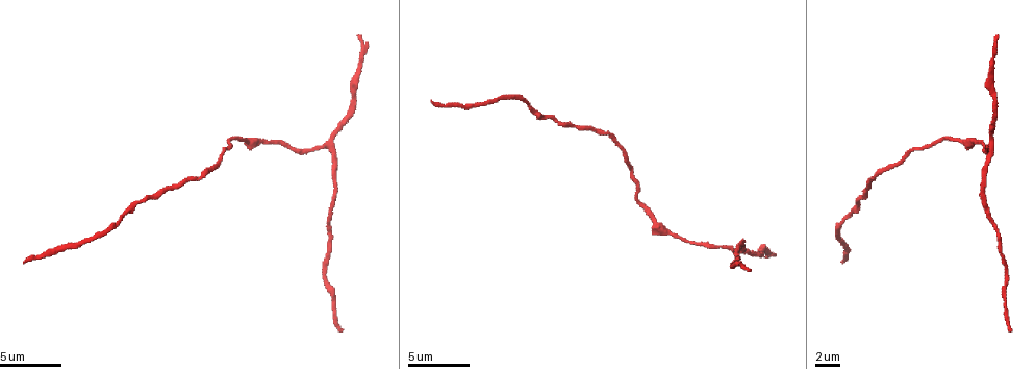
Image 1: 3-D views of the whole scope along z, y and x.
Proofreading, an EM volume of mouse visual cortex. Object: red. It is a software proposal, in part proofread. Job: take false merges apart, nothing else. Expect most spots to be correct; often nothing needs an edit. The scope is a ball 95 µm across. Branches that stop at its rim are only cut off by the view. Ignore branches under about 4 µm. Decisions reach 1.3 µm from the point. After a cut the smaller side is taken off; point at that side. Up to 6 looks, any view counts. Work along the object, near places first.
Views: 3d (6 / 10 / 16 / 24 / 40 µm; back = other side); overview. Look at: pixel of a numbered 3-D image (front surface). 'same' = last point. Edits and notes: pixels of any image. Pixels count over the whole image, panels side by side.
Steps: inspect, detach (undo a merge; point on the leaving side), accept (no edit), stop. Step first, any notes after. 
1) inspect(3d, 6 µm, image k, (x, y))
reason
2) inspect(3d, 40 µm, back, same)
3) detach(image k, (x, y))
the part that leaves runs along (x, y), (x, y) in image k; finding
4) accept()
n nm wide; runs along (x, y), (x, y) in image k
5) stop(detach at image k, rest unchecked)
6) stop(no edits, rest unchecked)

inspect(3d, 10 µm, image 1, (333, 301))
a narrow waist

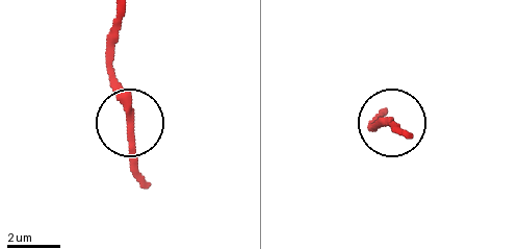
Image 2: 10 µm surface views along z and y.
inspect(3d, 10 µm, back, image 2, (131, 124))

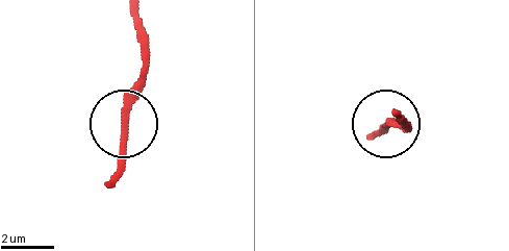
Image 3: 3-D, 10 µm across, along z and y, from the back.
accept()
220 nm wide; one neuron here

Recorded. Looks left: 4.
inspect(3d, 10 µm, image 1, (671, 234))
sudden change in width

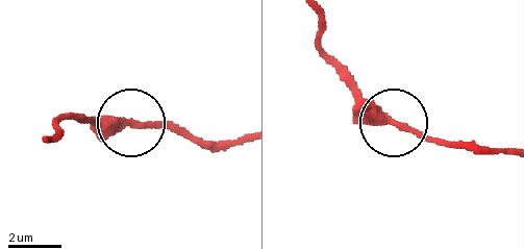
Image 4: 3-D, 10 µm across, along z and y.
inspect(3d, 10 µm, back, image 4, (131, 123))

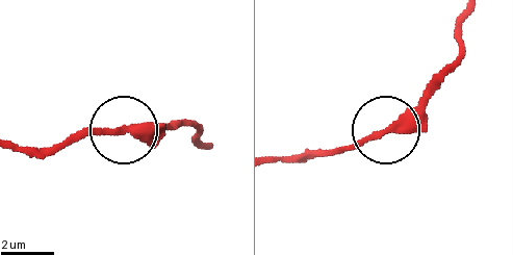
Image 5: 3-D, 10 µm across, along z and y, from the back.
accept()
runs along (187, 126), (65, 137) in image 5; continuous, no second neuron

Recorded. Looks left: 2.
inspect(3d, 10 µm, image 1, (333, 146))
arms part here

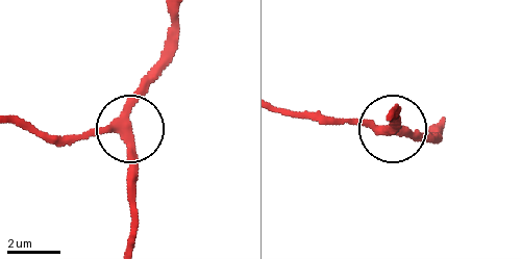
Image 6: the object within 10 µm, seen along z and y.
inspect(3d, 6 µm, image 6, (126, 135))
zoom in

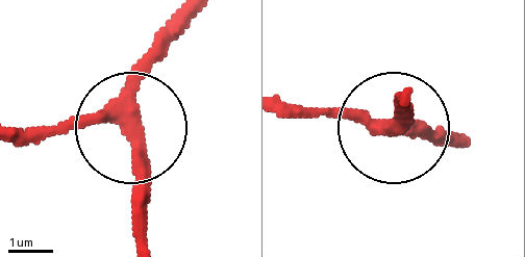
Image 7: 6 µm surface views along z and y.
accept()
310 nm wide; continuous, no second neuron

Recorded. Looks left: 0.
stop(no edits, rest unchecked)

